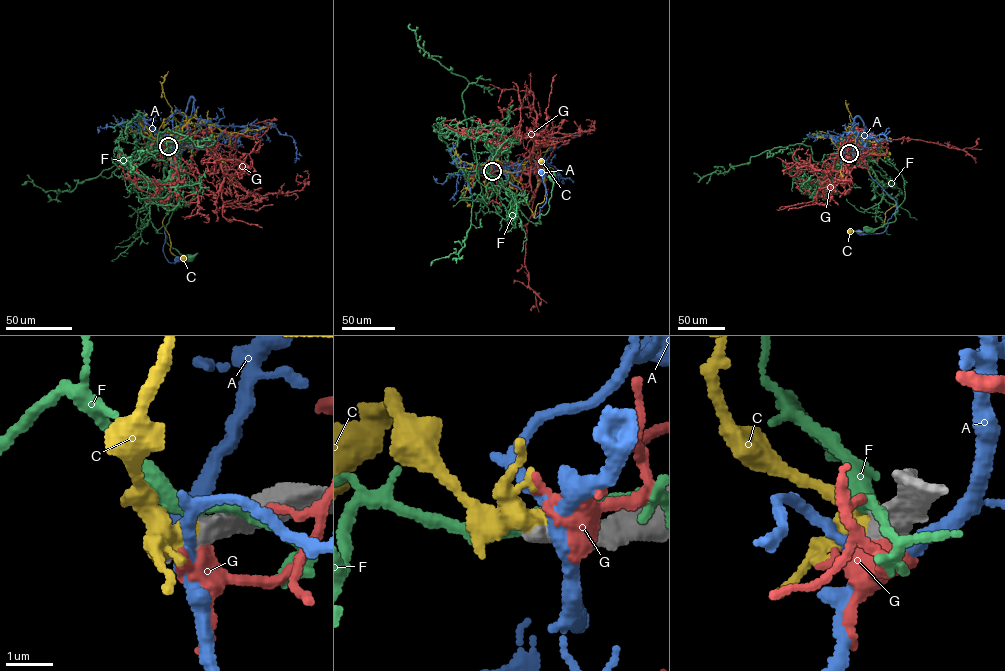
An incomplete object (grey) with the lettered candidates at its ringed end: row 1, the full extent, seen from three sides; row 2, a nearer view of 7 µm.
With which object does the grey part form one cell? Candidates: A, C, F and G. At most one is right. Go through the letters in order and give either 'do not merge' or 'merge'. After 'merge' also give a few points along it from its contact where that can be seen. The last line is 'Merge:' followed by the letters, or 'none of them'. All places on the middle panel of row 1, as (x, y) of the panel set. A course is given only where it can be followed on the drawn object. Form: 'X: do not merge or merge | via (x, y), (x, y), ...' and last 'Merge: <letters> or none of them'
A: do not merge
C: do not merge
F: do not merge
G: do not merge
Merge: none of them

